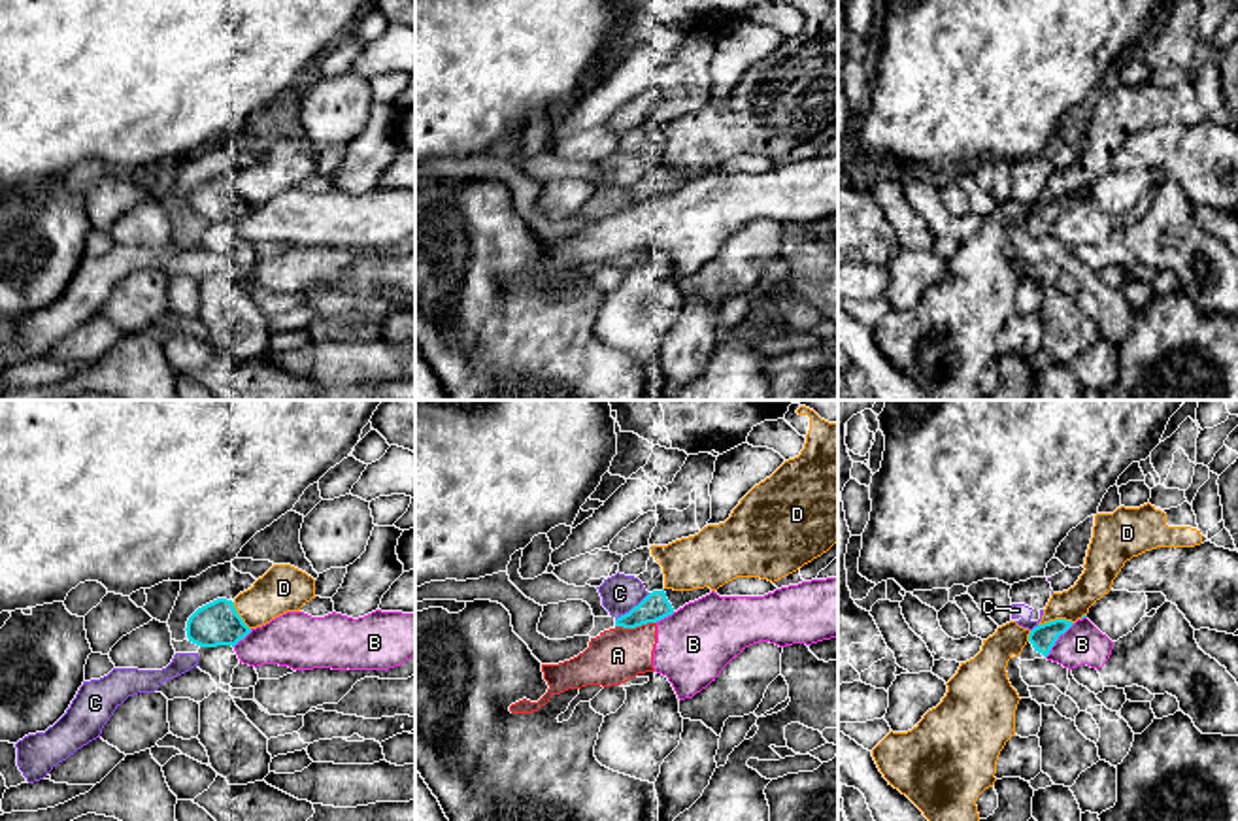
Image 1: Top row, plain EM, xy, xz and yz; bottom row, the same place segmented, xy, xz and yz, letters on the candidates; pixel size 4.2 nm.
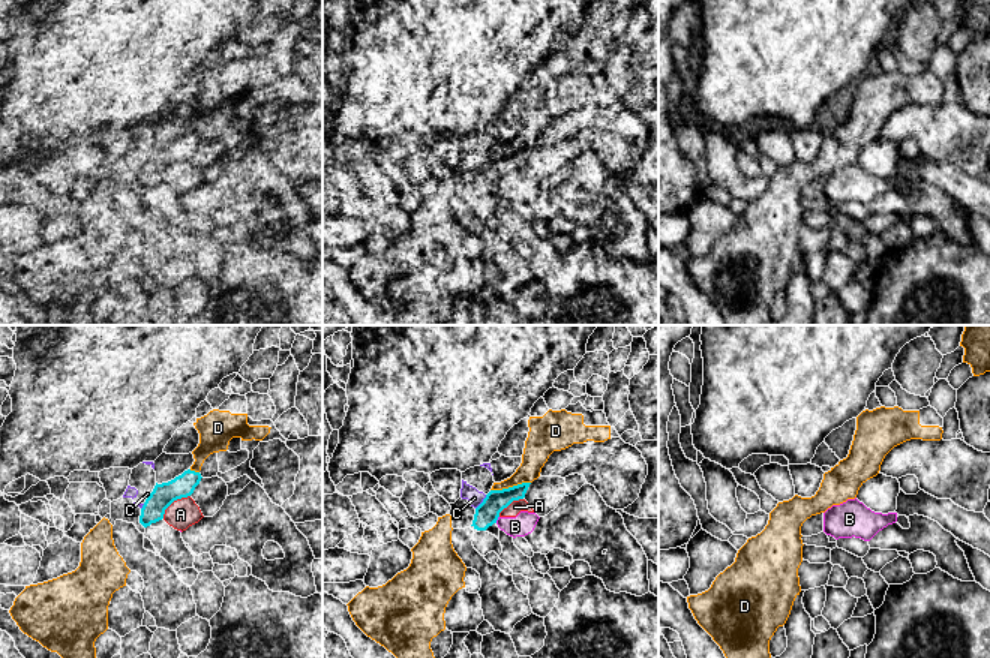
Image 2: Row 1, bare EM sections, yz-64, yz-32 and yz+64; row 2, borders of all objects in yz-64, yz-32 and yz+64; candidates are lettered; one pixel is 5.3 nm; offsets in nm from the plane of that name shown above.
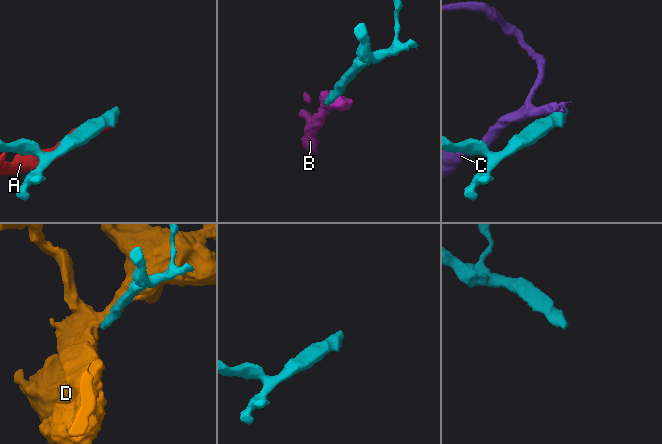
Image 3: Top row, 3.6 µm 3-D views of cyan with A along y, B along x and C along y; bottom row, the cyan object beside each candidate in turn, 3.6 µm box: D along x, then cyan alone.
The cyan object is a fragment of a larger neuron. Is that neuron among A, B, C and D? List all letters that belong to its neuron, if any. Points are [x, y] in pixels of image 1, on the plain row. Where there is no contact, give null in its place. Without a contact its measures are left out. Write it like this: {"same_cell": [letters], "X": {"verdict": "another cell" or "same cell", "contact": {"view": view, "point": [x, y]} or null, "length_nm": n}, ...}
{"same_cell": [], "A": {"verdict": "another cell", "contact": {"view": "xz", "point": [635, 204]}, "length_nm": 180}, "B": {"verdict": "another cell", "contact": {"view": "yz", "point": [1057, 216]}, "length_nm": 200}, "C": {"verdict": "another cell", "contact": {"view": "xz", "point": [635, 184]}, "length_nm": 190}, "D": {"verdict": "another cell", "contact": {"view": "yz", "point": [1055, 197]}, "length_nm": 150}}

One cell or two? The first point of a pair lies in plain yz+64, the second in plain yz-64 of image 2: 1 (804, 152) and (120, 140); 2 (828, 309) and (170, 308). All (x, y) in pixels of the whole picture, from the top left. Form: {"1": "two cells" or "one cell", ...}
{"1": "two cells", "2": "one cell"}

